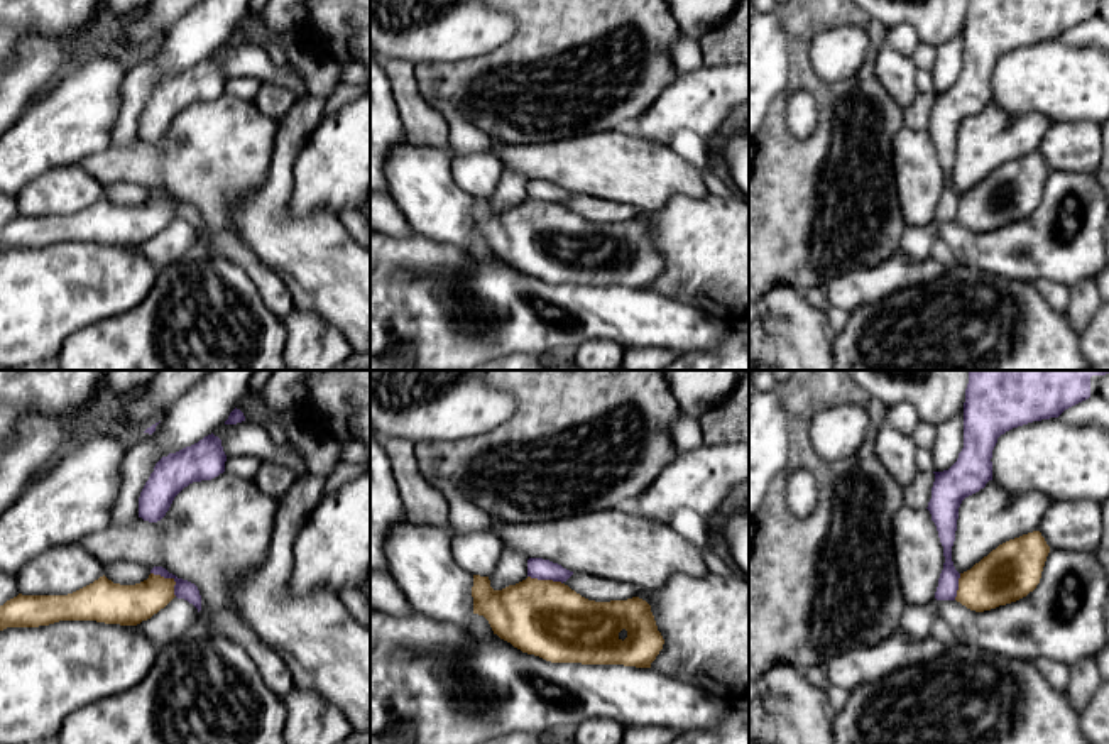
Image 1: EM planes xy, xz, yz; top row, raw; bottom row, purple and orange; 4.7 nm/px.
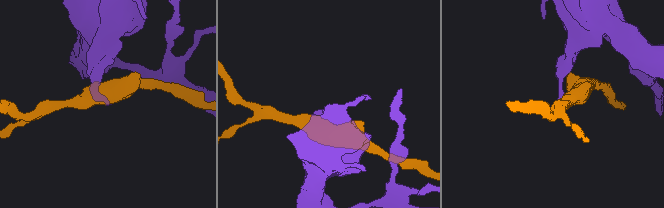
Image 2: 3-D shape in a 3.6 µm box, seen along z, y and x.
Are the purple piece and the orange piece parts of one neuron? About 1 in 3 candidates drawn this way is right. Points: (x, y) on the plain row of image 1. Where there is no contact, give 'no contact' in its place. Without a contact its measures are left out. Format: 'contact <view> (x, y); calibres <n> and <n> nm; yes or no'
contact xy (169, 198); calibres 90 and 190 nm; no

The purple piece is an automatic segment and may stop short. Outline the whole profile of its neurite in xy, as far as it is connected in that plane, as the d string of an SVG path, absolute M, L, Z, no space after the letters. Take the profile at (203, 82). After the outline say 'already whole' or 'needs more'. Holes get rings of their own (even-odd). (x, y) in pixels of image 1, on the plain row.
M213 54L198 64L162 78L139 118L139 139L161 142L174 118L189 105L211 101L225 93L227 76Z; already whole

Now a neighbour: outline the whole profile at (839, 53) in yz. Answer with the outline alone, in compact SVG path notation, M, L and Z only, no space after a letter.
M860 25L820 32L811 44L811 64L823 81L855 76L869 54L869 34Z

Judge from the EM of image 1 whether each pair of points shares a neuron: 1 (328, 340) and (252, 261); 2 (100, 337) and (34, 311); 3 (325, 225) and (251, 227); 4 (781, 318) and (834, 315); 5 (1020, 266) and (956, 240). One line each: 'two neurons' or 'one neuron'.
1: two neurons
2: two neurons
3: one neuron
4: two neurons
5: one neuron

